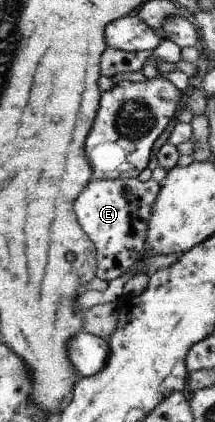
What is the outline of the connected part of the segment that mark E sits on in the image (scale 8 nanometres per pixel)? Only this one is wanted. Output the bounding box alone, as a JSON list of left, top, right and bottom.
[73,178,161,282]

